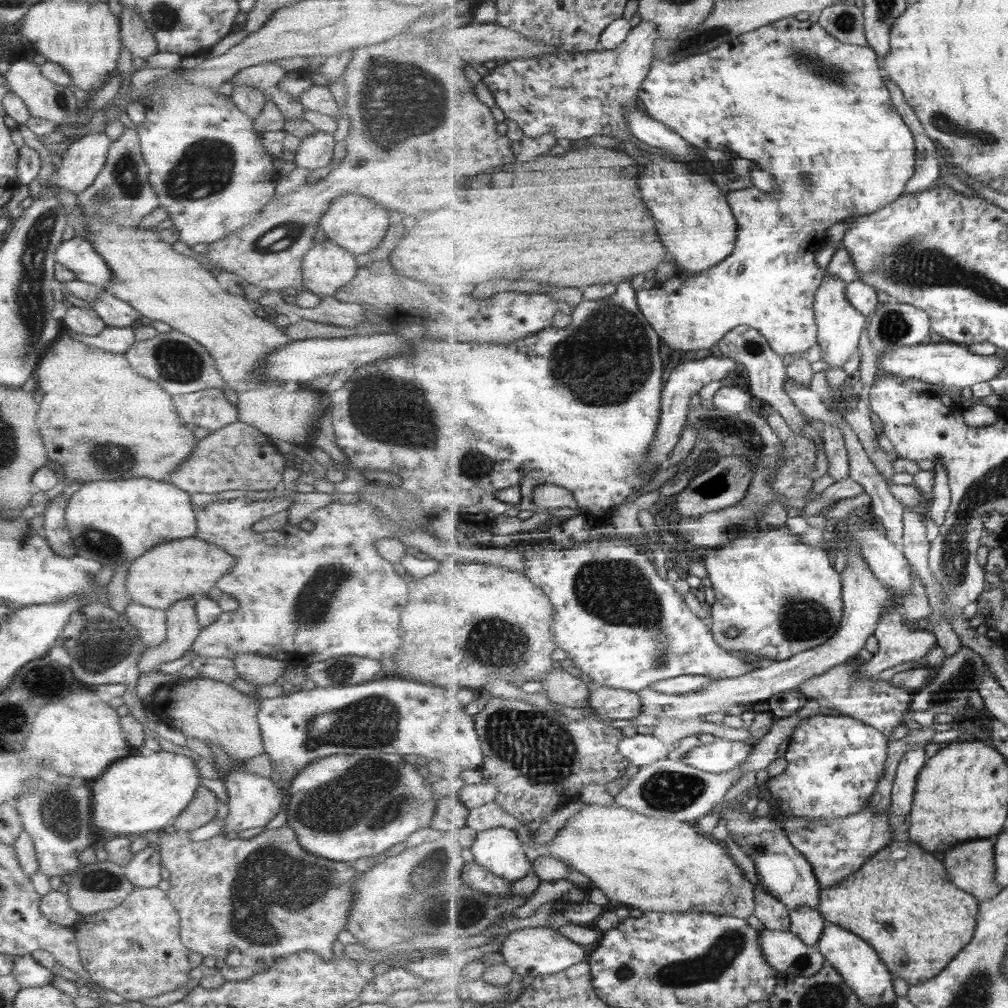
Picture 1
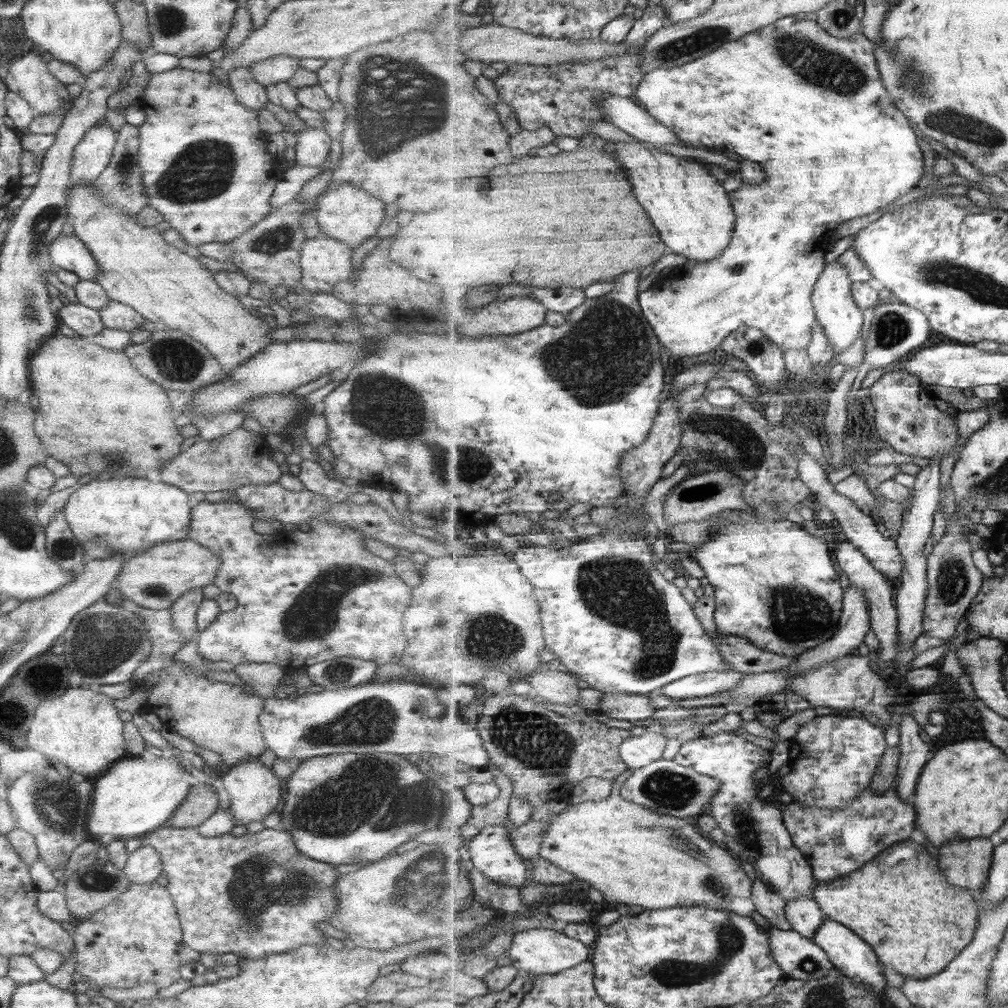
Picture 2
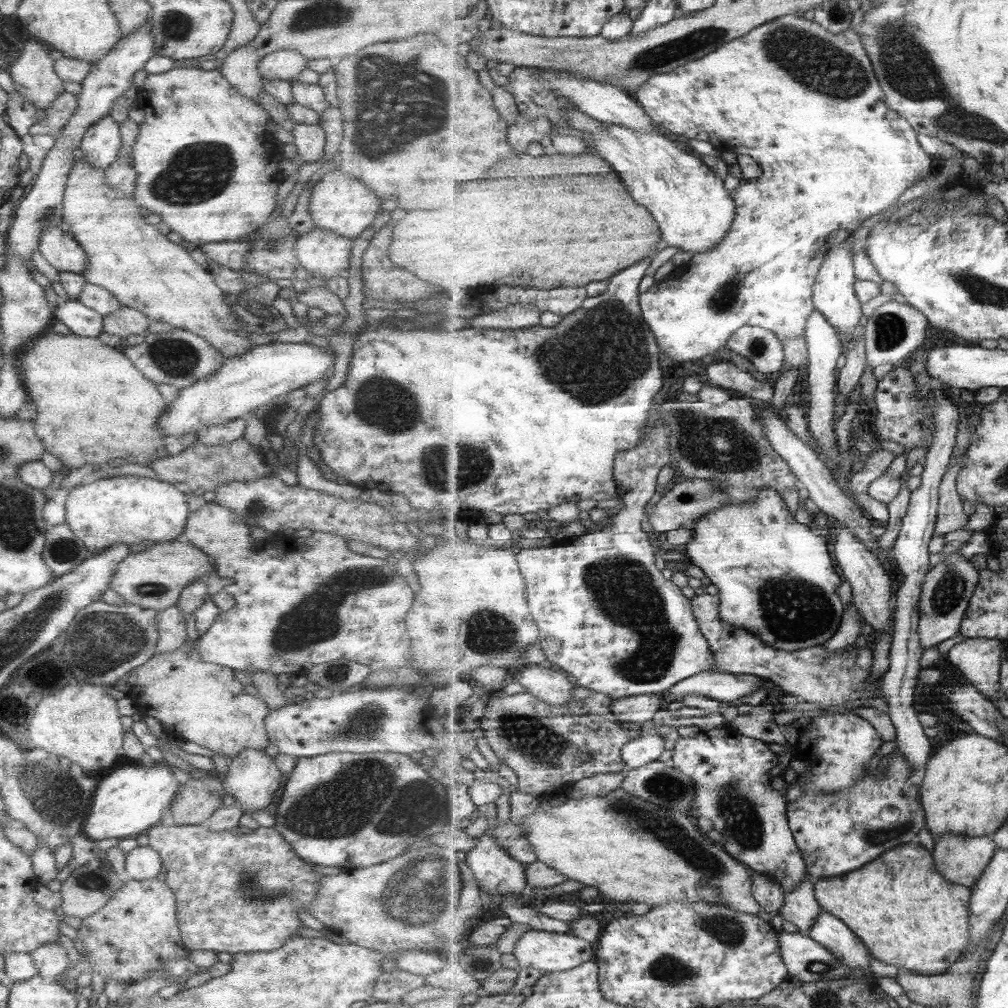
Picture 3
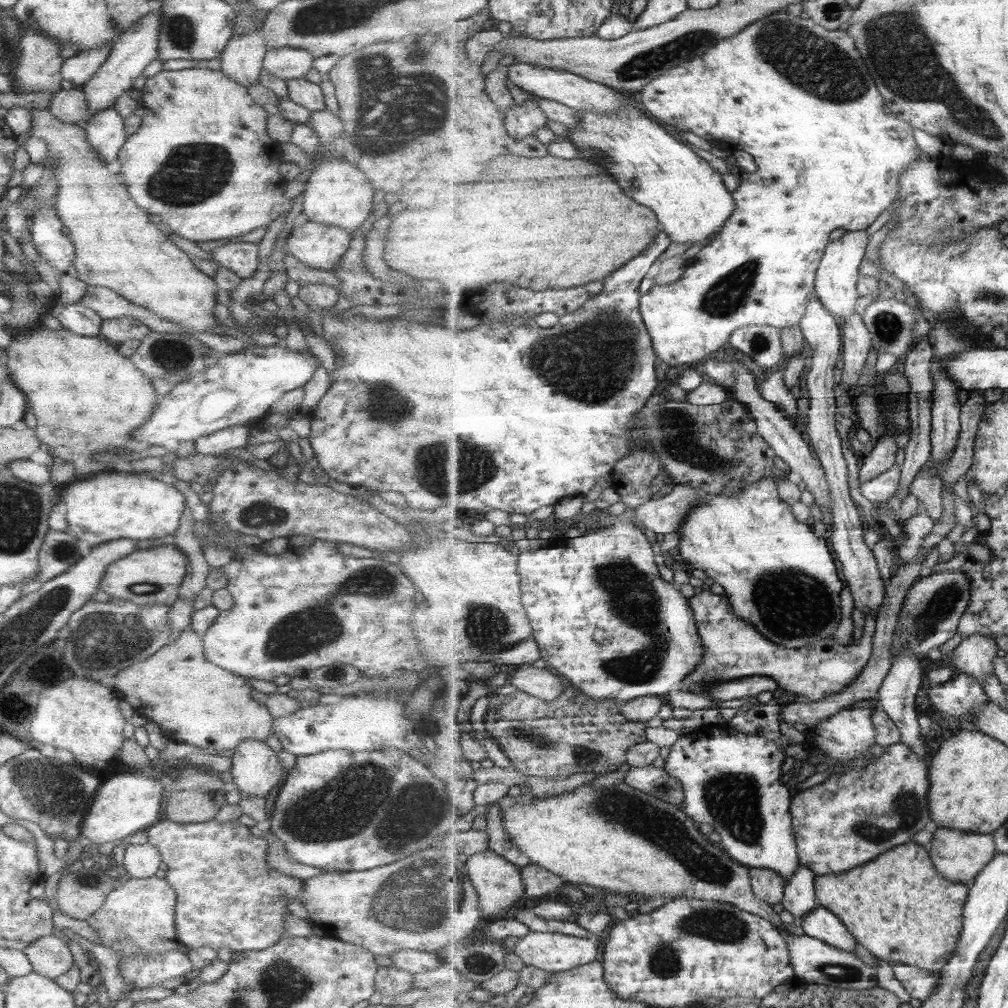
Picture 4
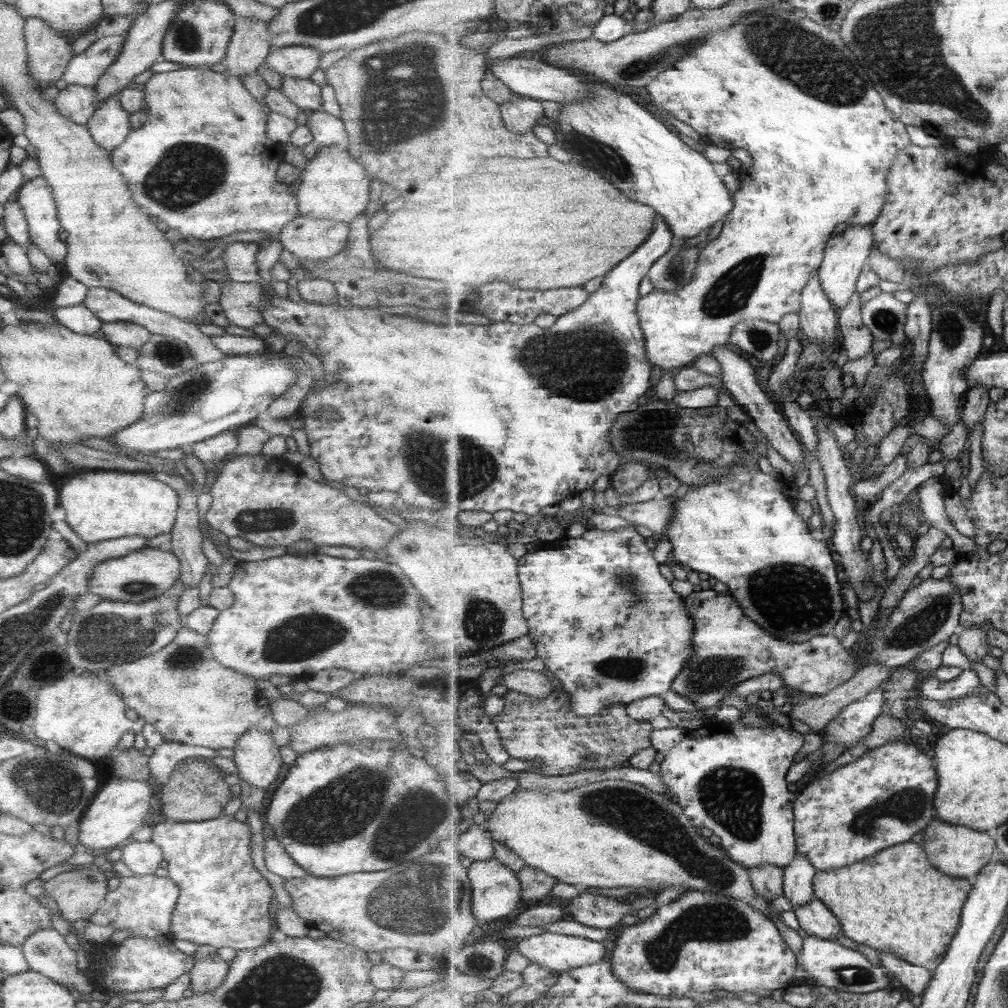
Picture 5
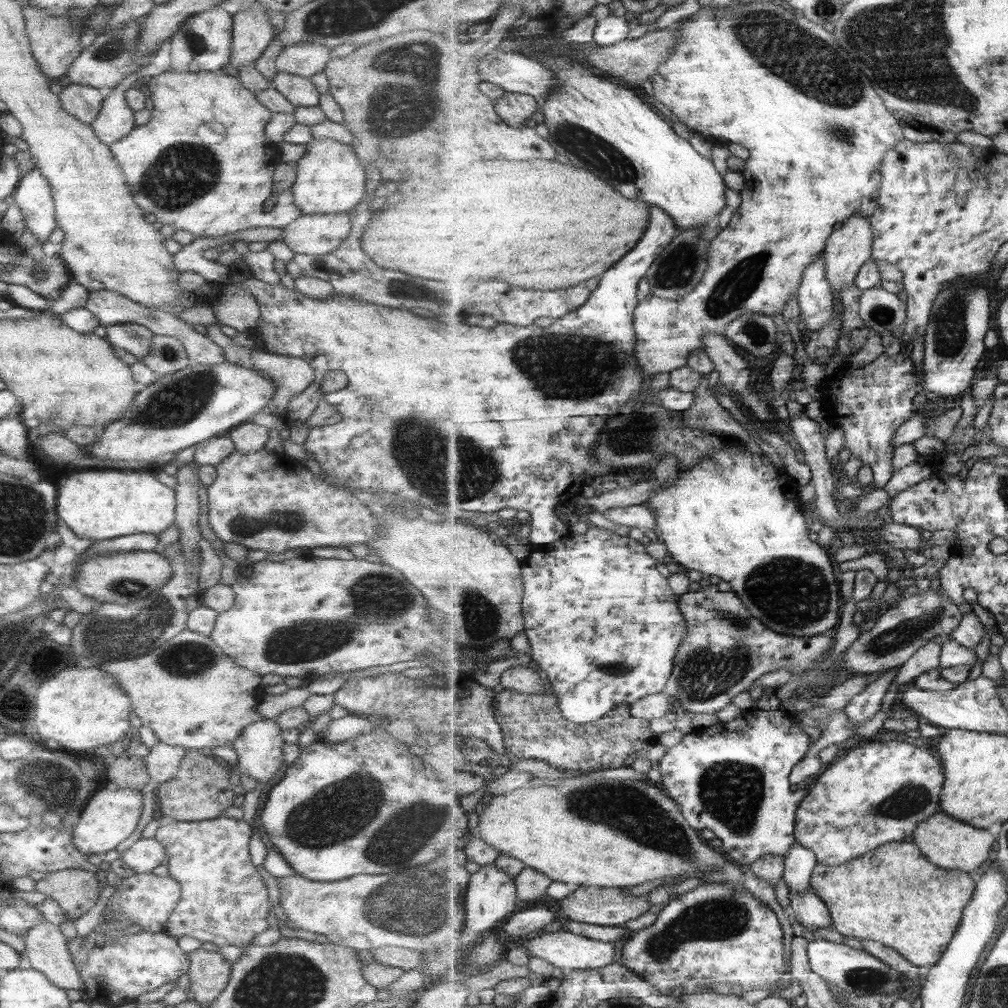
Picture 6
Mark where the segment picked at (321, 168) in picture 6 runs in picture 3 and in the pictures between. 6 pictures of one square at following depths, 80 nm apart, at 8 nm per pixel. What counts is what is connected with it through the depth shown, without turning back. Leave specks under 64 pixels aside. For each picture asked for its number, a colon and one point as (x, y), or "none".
3: (339, 204)
4: (336, 194)
5: (334, 187)

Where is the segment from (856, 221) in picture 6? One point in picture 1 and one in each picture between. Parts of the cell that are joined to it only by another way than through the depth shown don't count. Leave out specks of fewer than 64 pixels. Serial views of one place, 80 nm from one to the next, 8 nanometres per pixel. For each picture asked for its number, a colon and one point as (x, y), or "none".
1: (840, 325)
2: (842, 318)
3: (835, 296)
4: (837, 280)
5: (846, 256)

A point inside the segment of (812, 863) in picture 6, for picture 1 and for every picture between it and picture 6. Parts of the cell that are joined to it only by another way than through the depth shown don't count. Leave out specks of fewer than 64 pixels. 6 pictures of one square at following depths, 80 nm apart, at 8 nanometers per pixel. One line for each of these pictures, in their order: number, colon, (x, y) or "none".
1: (808, 923)
2: (805, 914)
3: (801, 907)
4: (800, 899)
5: (799, 877)

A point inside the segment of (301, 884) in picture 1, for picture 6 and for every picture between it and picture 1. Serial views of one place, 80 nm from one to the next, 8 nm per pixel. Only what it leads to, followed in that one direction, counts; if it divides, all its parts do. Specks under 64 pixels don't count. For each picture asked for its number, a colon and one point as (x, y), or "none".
2: (254, 895)
3: (233, 892)
4: (226, 896)
5: (222, 900)
6: (223, 900)

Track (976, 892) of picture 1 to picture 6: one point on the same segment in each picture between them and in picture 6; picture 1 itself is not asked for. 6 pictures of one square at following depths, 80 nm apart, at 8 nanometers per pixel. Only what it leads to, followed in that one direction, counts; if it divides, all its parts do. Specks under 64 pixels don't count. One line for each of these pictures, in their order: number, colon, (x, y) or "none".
2: (967, 863)
3: (962, 859)
4: (959, 855)
5: (963, 852)
6: (950, 843)

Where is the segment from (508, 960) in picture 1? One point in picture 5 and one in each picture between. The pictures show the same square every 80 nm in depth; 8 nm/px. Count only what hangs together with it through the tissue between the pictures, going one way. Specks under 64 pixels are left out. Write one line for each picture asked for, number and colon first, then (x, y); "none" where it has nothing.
2: (539, 951)
3: (548, 952)
4: (551, 952)
5: (559, 952)

